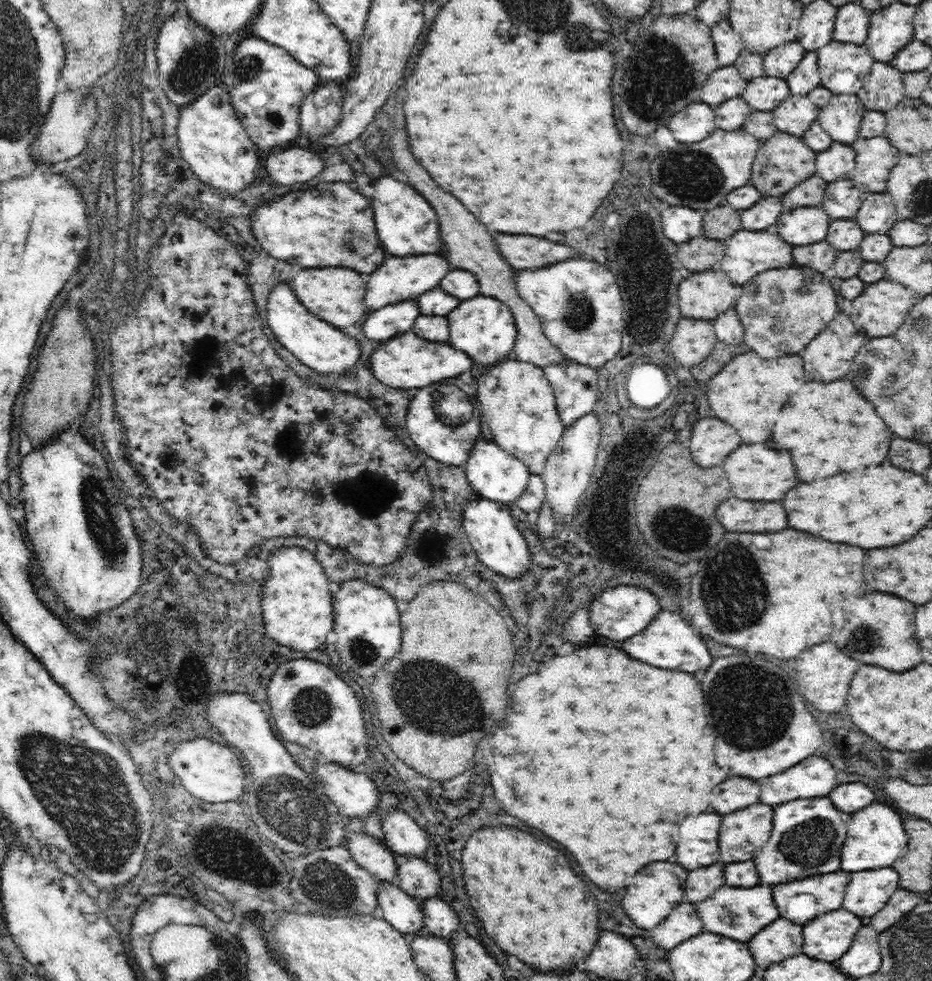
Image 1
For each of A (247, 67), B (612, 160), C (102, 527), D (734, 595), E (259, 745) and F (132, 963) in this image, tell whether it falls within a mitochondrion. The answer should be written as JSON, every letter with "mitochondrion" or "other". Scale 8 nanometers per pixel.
{"A":"mitochondrion","B":"other","C":"mitochondrion","D":"mitochondrion","E":"other","F":"other"}

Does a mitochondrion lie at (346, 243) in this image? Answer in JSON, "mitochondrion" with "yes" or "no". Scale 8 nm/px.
{"mitochondrion":"yes"}

